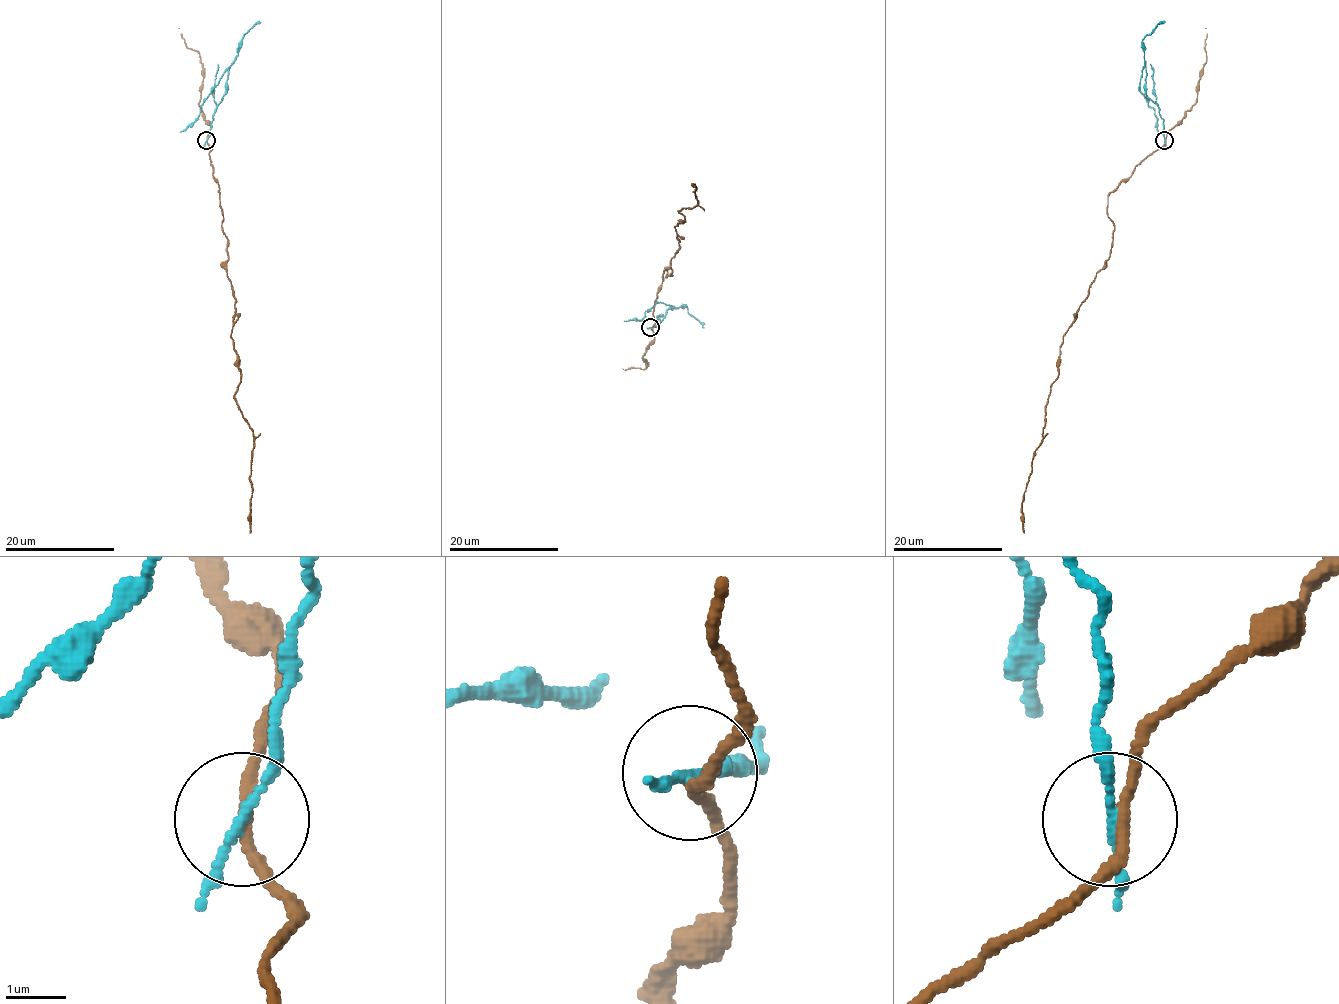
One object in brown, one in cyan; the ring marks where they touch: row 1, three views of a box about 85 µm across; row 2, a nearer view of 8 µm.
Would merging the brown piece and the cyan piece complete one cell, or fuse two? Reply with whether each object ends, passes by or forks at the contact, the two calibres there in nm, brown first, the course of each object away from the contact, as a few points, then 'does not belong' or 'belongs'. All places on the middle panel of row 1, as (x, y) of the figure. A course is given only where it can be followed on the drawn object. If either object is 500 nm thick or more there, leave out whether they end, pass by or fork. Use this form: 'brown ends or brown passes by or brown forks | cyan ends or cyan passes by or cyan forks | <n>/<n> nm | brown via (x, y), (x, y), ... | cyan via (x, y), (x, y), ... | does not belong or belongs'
brown passes by | cyan passes by | 190/130 nm | brown via (651, 327), (663, 271), (671, 275), (670, 260), (680, 248), (678, 212), (697, 205), (693, 187) | cyan via (651, 327), (656, 326), (671, 307), (656, 303), (644, 318), (623, 320) | does not belong

